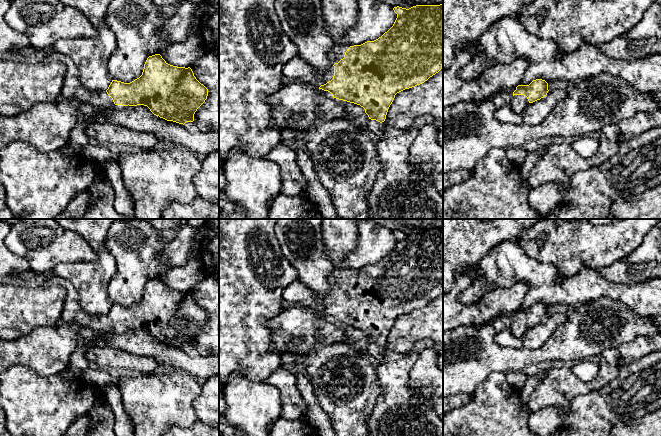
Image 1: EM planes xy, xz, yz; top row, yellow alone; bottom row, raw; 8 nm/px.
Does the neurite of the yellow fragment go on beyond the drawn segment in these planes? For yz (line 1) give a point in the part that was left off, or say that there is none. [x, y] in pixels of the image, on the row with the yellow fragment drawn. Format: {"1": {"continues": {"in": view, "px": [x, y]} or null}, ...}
{"1": {"continues": {"in": "yz", "px": [517, 103]}}}

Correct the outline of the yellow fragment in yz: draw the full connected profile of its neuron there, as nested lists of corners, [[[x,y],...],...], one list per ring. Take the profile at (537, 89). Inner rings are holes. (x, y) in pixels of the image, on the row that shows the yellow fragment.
[[[542,79],[533,80],[529,85],[518,85],[512,96],[503,92],[494,95],[495,108],[509,106],[515,113],[521,114],[529,103],[540,100],[548,93],[548,83]]]

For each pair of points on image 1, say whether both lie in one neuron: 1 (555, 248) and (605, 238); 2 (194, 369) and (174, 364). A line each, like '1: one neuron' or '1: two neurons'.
1: one neuron
2: one neuron

